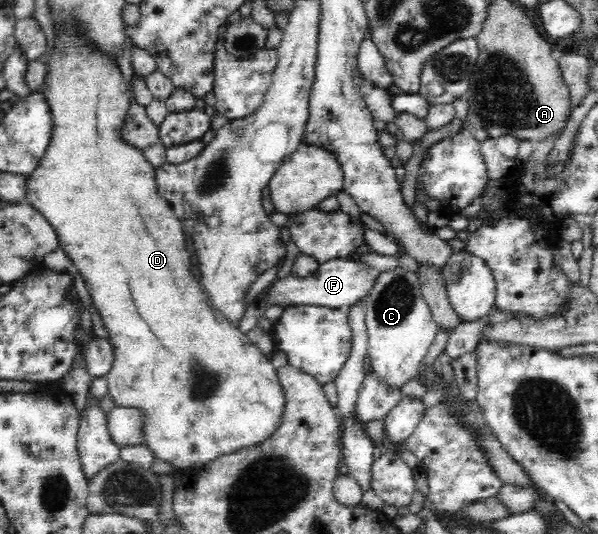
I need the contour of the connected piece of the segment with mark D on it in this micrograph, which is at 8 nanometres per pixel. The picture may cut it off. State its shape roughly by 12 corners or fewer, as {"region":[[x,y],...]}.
{"region":[[56,32],[27,176],[113,346],[119,408],[190,470],[285,418],[206,304],[131,94]]}

